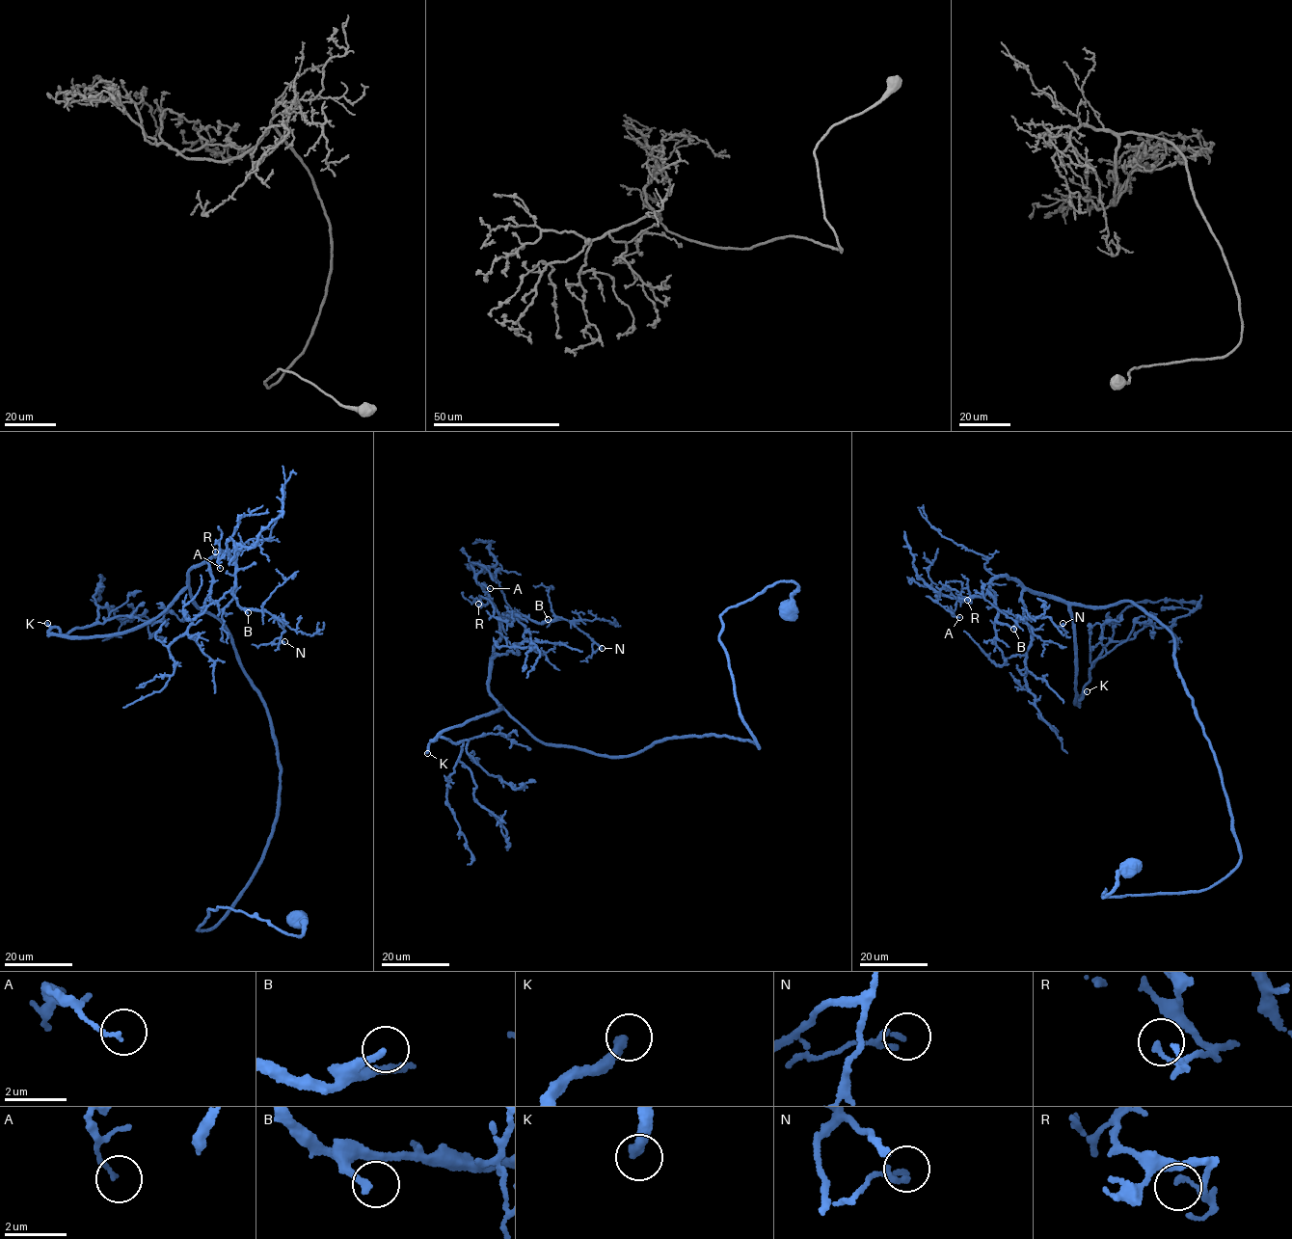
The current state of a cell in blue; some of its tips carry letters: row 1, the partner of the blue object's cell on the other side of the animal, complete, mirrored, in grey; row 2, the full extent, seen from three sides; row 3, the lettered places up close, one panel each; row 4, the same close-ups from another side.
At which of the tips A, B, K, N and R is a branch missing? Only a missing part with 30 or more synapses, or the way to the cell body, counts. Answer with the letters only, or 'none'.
B, K

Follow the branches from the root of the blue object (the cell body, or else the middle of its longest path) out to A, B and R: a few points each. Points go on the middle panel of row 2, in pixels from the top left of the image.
A: (789, 607), (783, 579), (720, 616), (758, 748), (687, 736), (608, 758), (537, 740), (489, 692), (490, 588)
B: (789, 607), (783, 579), (720, 616), (758, 748), (608, 758), (489, 692), (501, 619), (548, 619)
R: (789, 607), (783, 579), (720, 616), (758, 748), (608, 758), (494, 698), (501, 621), (478, 604)

